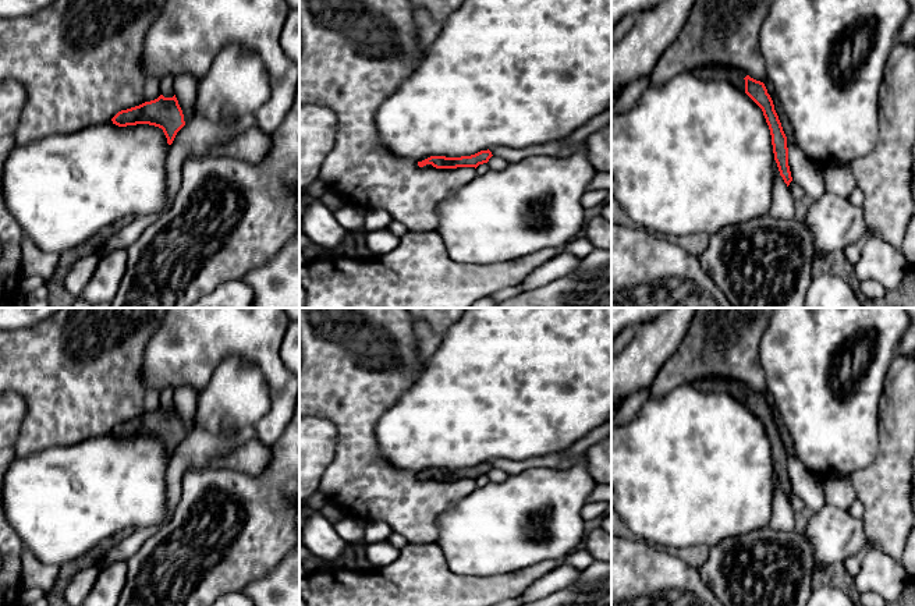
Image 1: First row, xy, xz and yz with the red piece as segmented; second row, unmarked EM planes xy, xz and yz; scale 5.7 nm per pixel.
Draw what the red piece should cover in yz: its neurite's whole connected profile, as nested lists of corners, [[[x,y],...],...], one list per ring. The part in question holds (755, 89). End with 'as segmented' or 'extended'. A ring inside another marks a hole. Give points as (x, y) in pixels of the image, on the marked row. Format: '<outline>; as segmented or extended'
[[[701,67],[692,72],[705,79],[728,81],[735,84],[740,91],[744,91],[762,109],[772,135],[774,160],[777,163],[780,176],[788,187],[792,177],[788,166],[787,137],[783,131],[773,100],[767,93],[765,84],[751,78],[749,75],[742,78],[741,74],[733,67]]]; extended

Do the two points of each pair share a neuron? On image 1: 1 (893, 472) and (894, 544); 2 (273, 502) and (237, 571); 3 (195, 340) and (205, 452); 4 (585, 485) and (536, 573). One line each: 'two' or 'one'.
1: one
2: one
3: two
4: two

